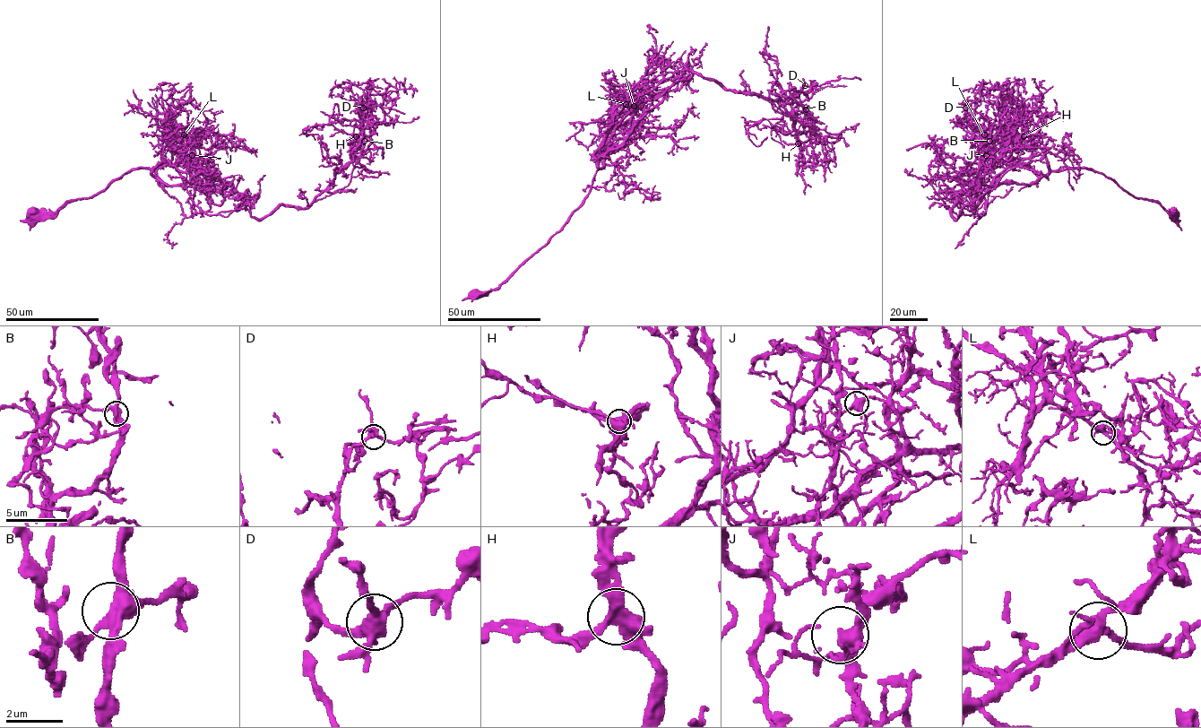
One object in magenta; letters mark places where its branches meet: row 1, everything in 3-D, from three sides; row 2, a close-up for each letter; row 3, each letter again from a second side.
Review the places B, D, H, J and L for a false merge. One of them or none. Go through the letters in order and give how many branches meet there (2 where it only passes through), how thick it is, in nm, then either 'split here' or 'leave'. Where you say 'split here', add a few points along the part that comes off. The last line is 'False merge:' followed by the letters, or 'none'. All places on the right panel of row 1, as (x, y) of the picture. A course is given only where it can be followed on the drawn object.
B: 4 branches meet; 400 nm thick; leave
D: 4 branches meet; 400 nm thick; leave
H: 4 branches meet; 380 nm thick; leave
J: 4 branches meet; 400 nm thick; leave
L: 4 branches meet; 360 nm thick; leave
False merge: none

